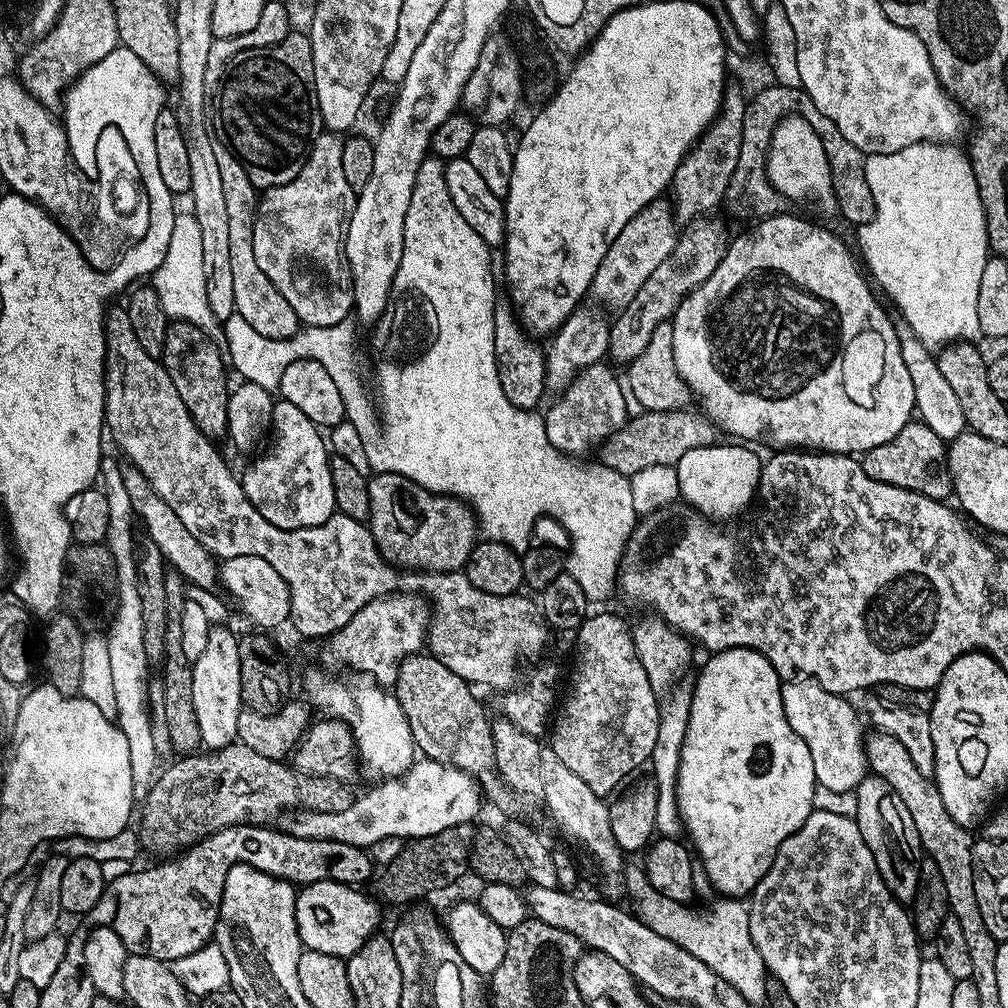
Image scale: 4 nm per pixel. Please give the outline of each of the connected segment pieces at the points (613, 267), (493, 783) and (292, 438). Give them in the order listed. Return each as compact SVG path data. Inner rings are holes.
M661 198L646 205L622 228L622 233L611 243L599 263L589 288L591 299L596 299L600 305L605 305L613 312L628 306L638 294L639 287L650 278L651 271L673 250L677 235L678 224L669 201Z
M430 654L407 656L400 663L394 685L394 695L402 706L402 714L406 714L417 753L434 762L453 764L470 774L480 785L487 803L489 800L492 804L508 804L514 796L496 770L492 720L472 692L475 692L473 685L458 678L450 666L442 666L442 662Z
M277 399L272 405L271 431L276 432L265 456L242 472L244 493L258 514L279 528L316 528L336 512L330 482L330 452L324 449L321 429L298 406Z

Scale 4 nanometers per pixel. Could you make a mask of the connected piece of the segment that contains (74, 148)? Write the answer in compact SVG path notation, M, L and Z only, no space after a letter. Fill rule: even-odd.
M118 46L106 58L86 69L63 95L62 123L68 139L72 161L79 168L88 164L88 156L96 149L96 124L120 124L120 132L128 132L128 145L142 170L152 169L154 155L154 122L166 107L165 85L158 77L143 74L142 65L129 48Z

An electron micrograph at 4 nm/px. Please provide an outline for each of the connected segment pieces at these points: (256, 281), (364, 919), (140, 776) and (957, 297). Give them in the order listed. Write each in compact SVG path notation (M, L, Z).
M223 142L214 143L214 158L218 161L218 175L222 177L222 195L226 198L226 215L232 223L230 238L230 270L234 277L235 315L246 318L258 334L275 340L289 340L300 331L300 319L294 314L290 302L274 290L274 282L262 274L258 267L258 257L254 255L254 222L256 221L256 205L258 189L246 178L246 170L242 170L242 162L238 162L231 150Z
M323 880L305 884L296 893L296 921L301 945L322 954L353 956L371 936L377 935L380 908L352 884L339 884Z
M109 458L101 459L99 479L106 494L106 503L110 506L110 524L106 541L112 556L116 559L116 579L118 581L118 603L116 621L106 631L111 661L111 679L114 681L115 701L117 702L116 725L126 734L126 743L130 749L130 774L132 775L132 799L142 802L148 797L152 781L158 775L156 761L158 755L154 748L152 713L149 711L148 684L150 665L142 646L142 605L138 603L136 589L136 556L134 540L132 544L132 524L134 513L130 494L122 482L121 465L116 465Z
M929 142L926 144L915 144L906 146L894 154L874 154L868 156L864 162L866 170L866 182L870 186L870 194L874 198L875 214L870 218L870 222L859 225L860 232L860 252L864 255L863 263L870 273L871 279L878 285L879 291L889 296L896 303L896 308L900 311L899 319L914 330L914 334L925 346L931 350L939 350L947 345L957 342L972 342L981 335L978 326L978 281L982 279L982 270L986 267L986 262L990 255L988 247L988 231L986 230L986 214L981 204L980 192L975 184L971 163L966 159L963 151L955 152L952 146L946 142Z

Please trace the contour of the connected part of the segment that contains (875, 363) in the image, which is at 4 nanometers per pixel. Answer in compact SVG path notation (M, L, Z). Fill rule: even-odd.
M768 216L761 224L754 225L749 232L742 233L737 240L735 237L728 245L726 262L720 264L718 270L714 270L714 274L706 278L706 282L702 282L700 289L692 292L676 307L676 314L670 321L676 373L693 397L700 396L699 407L703 415L714 421L720 427L721 433L728 435L729 432L732 435L729 437L740 442L757 440L760 444L773 444L773 449L776 450L863 454L874 446L882 446L882 442L890 442L890 438L894 438L894 434L898 434L898 430L902 430L902 426L906 426L913 419L916 412L914 382L910 382L906 362L902 362L896 324L888 317L887 310L876 301L877 293L865 269L858 263L854 252L853 256L851 250L830 229L823 228L820 224L811 224L800 216Z

